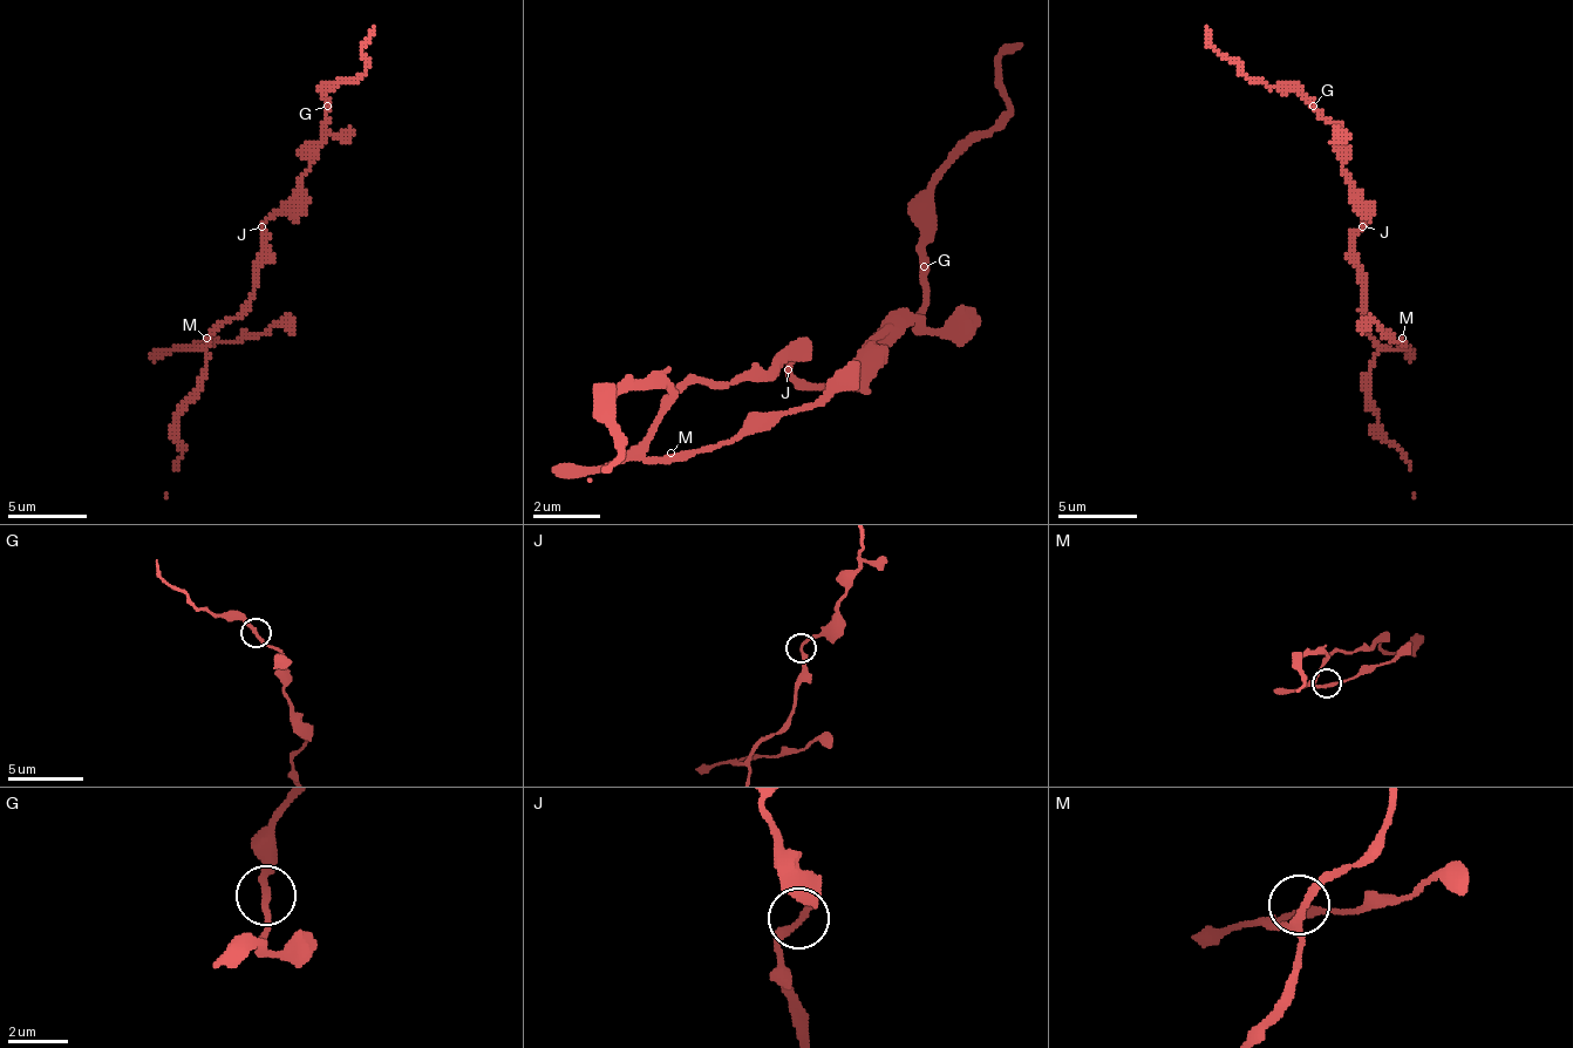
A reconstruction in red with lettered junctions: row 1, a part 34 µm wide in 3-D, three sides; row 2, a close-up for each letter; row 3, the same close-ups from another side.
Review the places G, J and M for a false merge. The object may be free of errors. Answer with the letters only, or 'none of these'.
none of these

